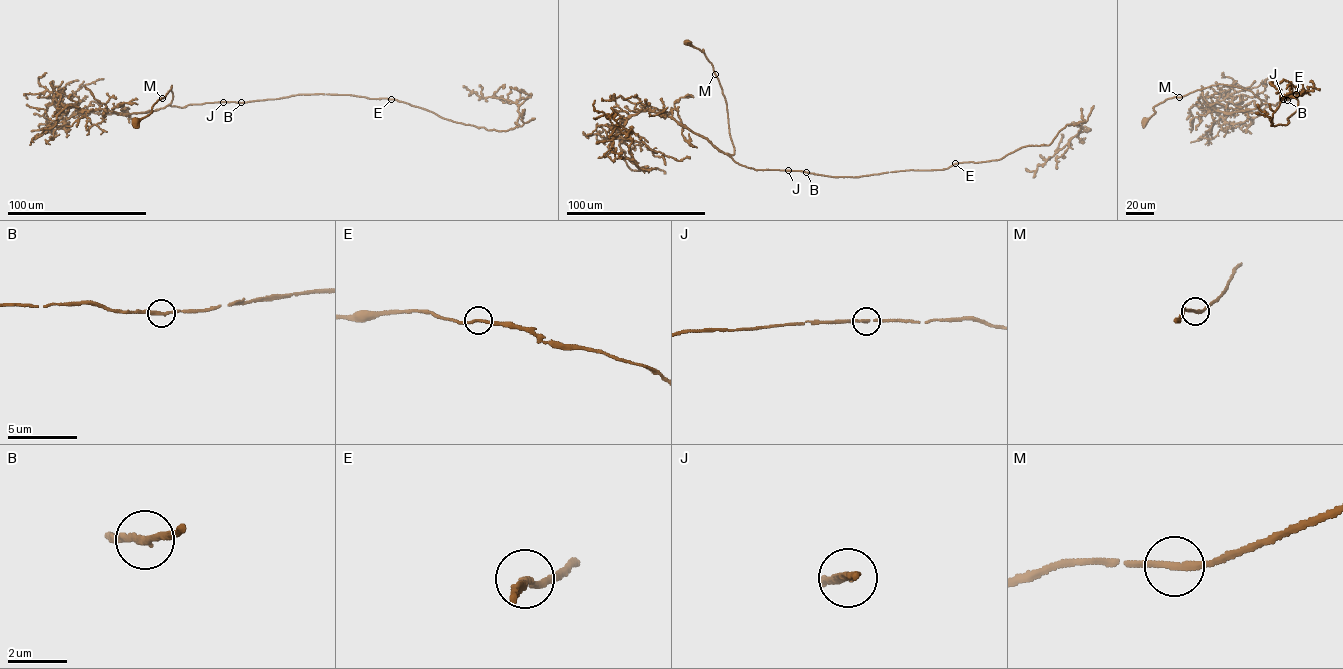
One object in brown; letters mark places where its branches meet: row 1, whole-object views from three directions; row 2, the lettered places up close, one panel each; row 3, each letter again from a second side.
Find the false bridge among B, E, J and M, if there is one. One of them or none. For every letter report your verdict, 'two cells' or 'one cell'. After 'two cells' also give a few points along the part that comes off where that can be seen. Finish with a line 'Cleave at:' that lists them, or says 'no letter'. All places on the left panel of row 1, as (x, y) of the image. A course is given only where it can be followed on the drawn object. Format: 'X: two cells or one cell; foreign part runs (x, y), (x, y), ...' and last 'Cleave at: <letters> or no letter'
B: one cell
E: one cell
J: one cell
M: one cell
Cleave at: no letter

